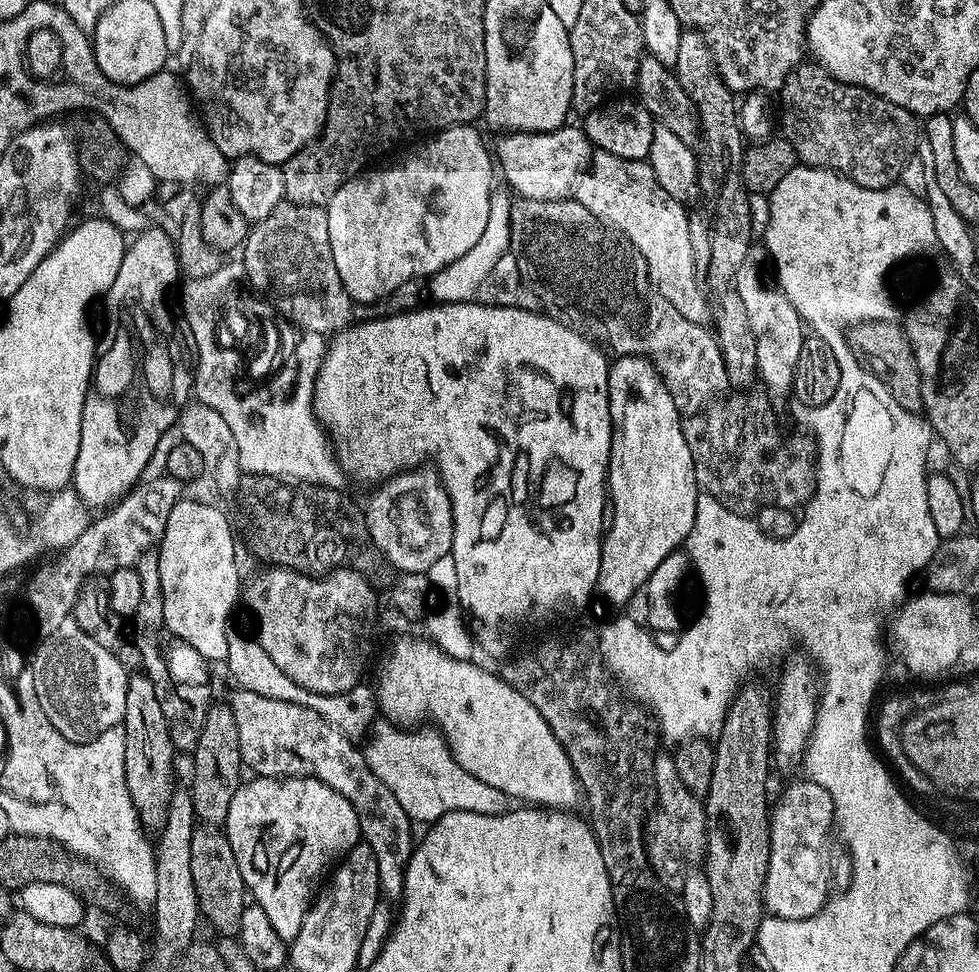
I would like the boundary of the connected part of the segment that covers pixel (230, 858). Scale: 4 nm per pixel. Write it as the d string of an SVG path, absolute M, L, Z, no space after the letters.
M197 826L190 838L190 874L194 874L194 890L200 903L200 915L209 920L224 938L239 933L242 910L246 903L246 889L242 882L242 870L238 870L238 858L230 850L230 842L216 826Z

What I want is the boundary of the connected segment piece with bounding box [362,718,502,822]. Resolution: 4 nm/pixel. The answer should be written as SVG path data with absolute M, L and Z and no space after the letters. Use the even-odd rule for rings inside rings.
M380 718L368 733L362 751L370 770L374 770L382 786L398 798L402 810L406 810L413 822L435 822L453 810L491 816L502 811L500 792L494 790L494 786L486 786L486 782L478 782L474 774L466 774L453 758L444 736L435 727L401 727L387 718Z

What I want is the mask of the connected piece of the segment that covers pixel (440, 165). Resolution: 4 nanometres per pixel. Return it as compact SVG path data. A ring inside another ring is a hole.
M459 124L453 128L437 131L433 136L436 137L426 141L425 144L418 145L409 156L402 157L397 164L392 164L389 168L373 167L371 170L365 170L360 175L347 180L326 205L328 225L330 226L330 250L332 251L332 261L336 267L336 280L344 287L345 294L343 293L343 295L349 301L351 301L350 299L356 300L352 302L357 305L379 304L380 301L386 300L394 290L398 290L398 286L402 286L402 282L427 278L438 270L450 266L450 262L454 262L454 258L462 258L462 254L466 254L466 250L471 250L477 244L479 236L486 230L486 218L490 218L490 198L494 191L494 185L492 185L494 156L489 145L488 148L484 145L479 130L472 124Z

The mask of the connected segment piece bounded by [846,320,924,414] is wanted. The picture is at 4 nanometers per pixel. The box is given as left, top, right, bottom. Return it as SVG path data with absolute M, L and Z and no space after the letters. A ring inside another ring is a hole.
M866 320L862 324L851 325L846 335L850 350L855 352L857 360L880 379L882 386L886 386L886 390L892 395L892 400L907 412L923 413L922 380L903 327L896 322Z

